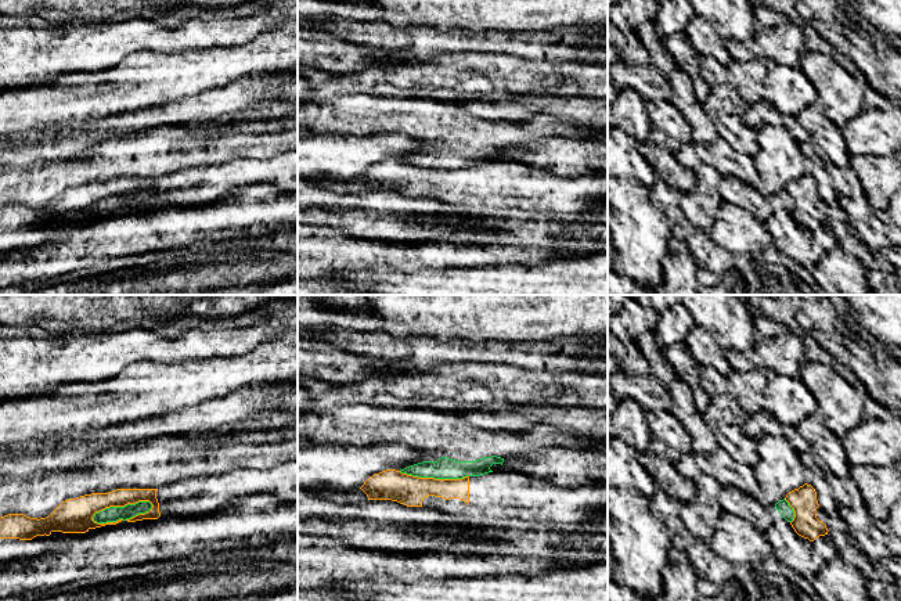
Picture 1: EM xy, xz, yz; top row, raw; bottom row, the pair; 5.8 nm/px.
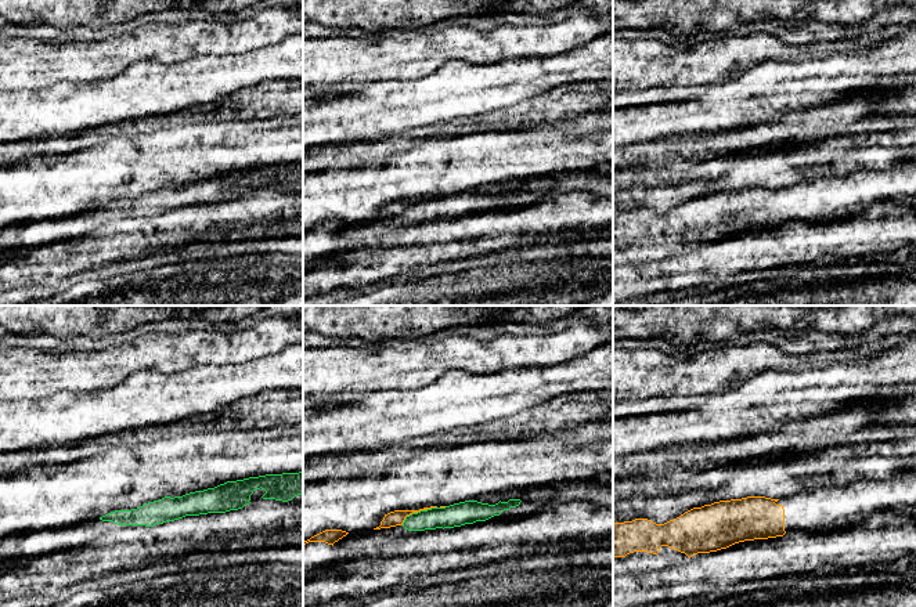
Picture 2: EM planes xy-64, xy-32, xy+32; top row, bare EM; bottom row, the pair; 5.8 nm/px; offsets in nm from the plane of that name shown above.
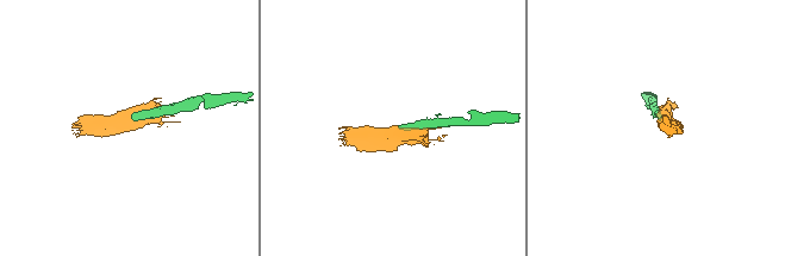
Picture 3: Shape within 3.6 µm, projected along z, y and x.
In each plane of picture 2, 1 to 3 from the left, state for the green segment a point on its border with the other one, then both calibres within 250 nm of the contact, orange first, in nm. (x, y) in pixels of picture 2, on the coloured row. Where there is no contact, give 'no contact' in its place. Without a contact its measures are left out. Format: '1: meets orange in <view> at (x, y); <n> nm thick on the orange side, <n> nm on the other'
1: no contact
2: meets orange in xy-32 at (417, 512); 90 nm thick on the orange side, 140 nm on the other
3: no contact

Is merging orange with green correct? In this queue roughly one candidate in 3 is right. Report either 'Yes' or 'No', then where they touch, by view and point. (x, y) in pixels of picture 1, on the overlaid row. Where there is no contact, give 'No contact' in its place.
No. Touches orange at xy (122, 519)

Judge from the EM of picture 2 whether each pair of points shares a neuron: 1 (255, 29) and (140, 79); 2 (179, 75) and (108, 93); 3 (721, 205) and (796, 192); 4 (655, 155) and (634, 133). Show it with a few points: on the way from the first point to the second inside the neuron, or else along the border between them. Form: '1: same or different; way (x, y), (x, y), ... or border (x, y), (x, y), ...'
1: different; border (211, 54), (173, 64), (145, 62)
2: same; way (161, 89), (143, 89), (136, 93), (126, 93)
3: same; way (739, 205), (778, 205)
4: different; border (656, 140), (627, 145)

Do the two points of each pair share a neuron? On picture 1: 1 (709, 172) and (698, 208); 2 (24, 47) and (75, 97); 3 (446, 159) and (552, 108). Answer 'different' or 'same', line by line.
1: same
2: different
3: different

